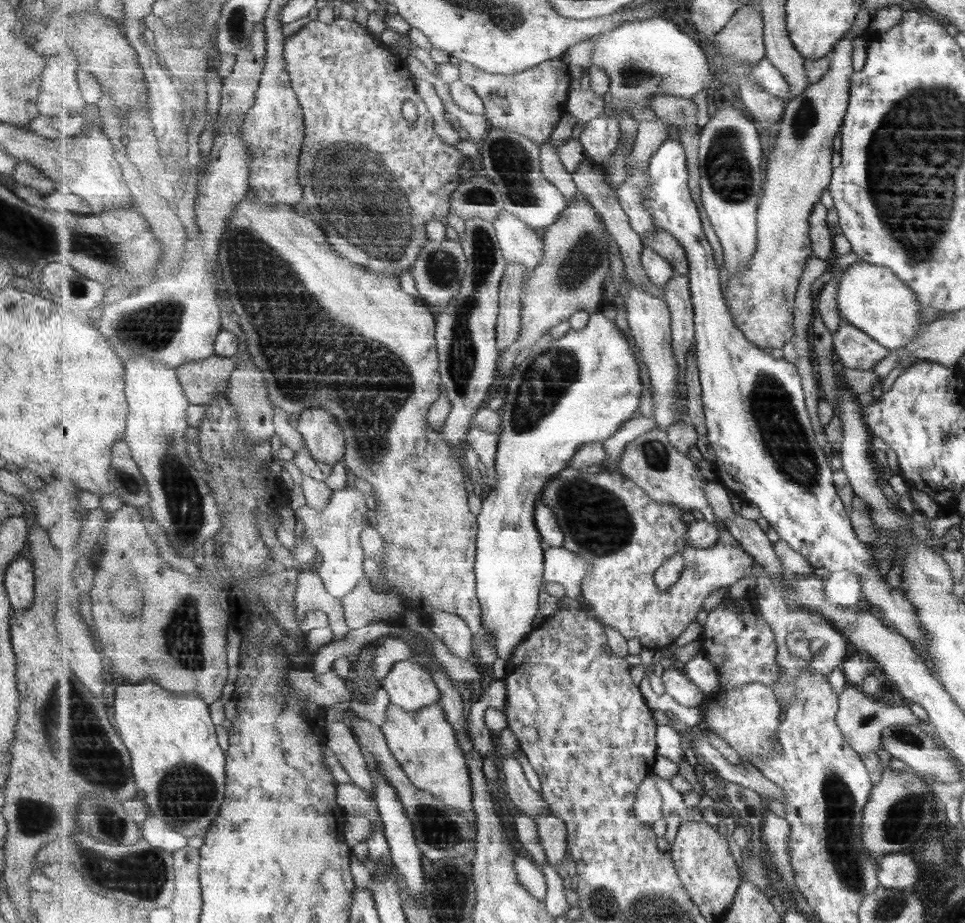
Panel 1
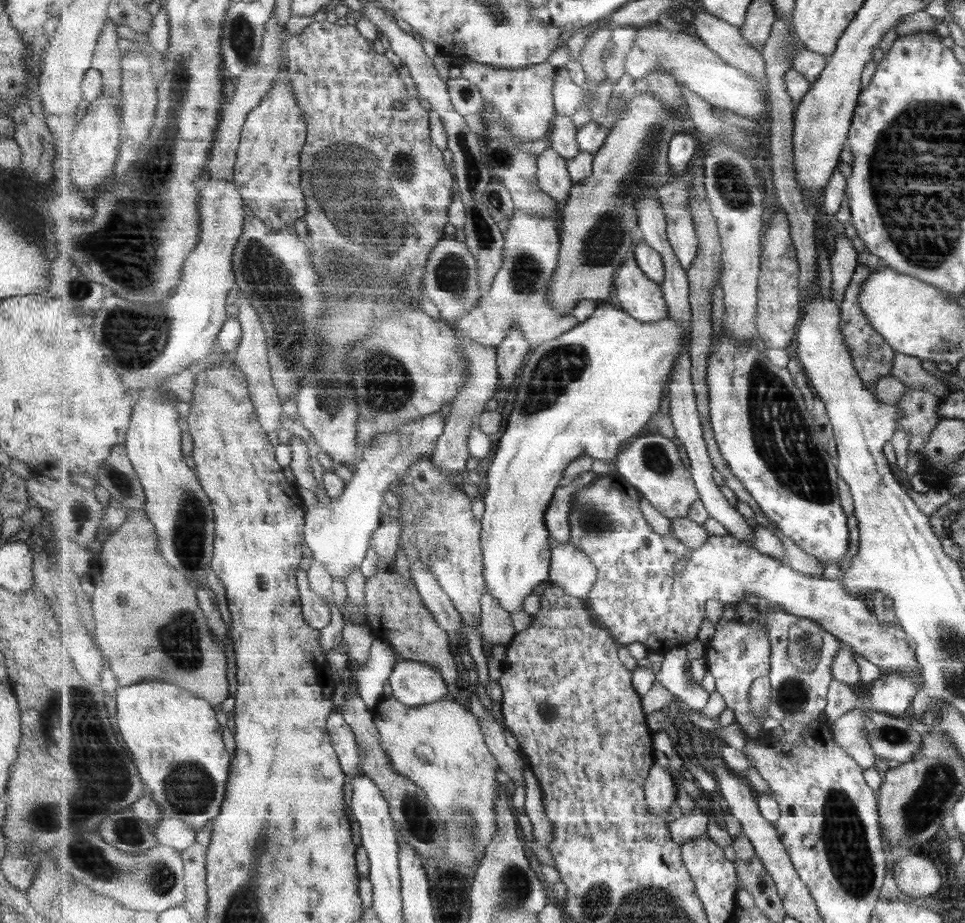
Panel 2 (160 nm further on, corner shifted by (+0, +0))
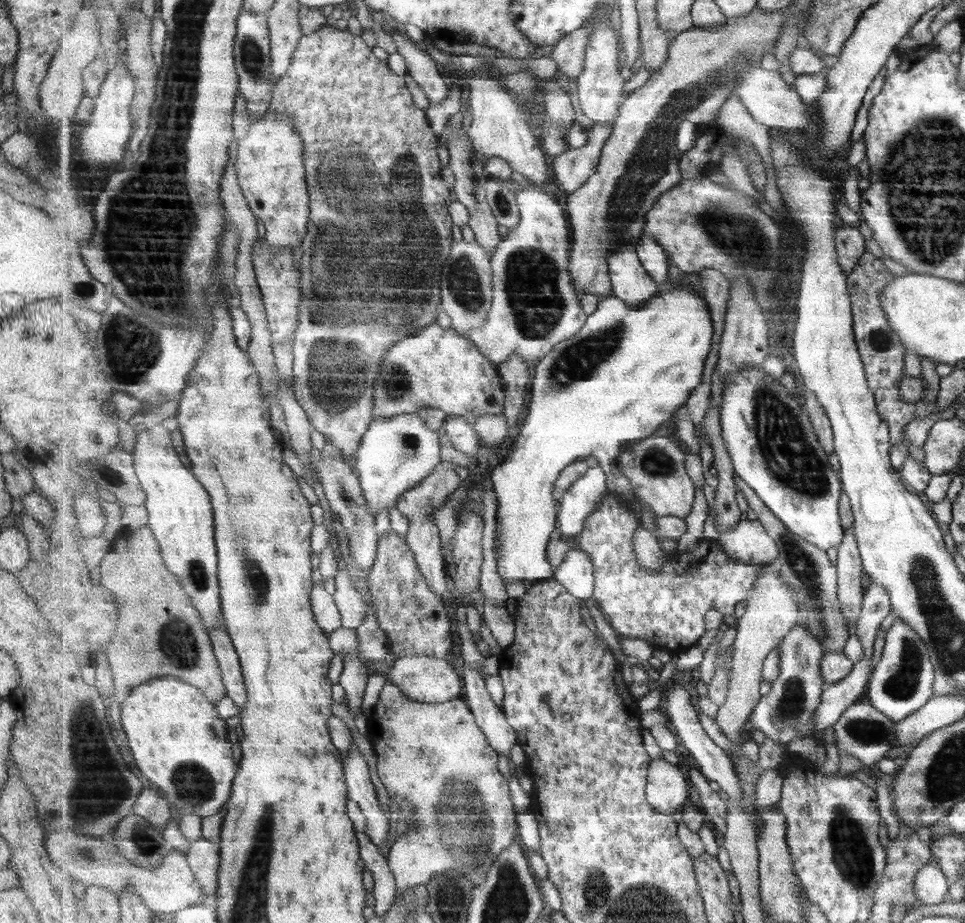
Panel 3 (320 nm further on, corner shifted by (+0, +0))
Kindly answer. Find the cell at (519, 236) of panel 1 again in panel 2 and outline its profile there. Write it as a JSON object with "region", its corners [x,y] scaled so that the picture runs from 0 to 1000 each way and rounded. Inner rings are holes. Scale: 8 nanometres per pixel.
{"region":[[[534,226],[522,254],[522,271],[521,288],[513,298],[507,319],[473,349],[479,363],[515,378],[531,355],[539,355],[554,377],[598,353],[601,350],[598,343],[577,338],[569,325],[569,309],[577,293],[581,271],[581,256],[575,238]]]}

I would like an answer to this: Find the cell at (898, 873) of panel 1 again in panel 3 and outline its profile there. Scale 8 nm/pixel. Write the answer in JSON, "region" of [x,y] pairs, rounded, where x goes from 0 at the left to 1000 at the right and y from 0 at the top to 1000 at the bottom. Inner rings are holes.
{"region":[[[967,934],[958,936],[950,947],[947,947],[947,967],[956,979],[977,978],[982,959],[983,956]]]}

